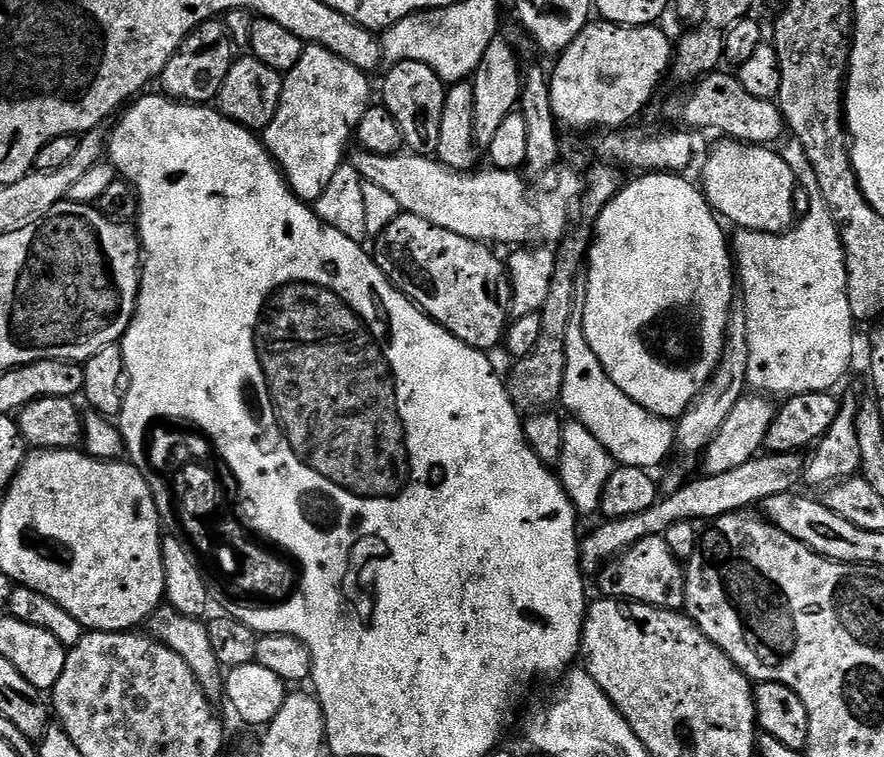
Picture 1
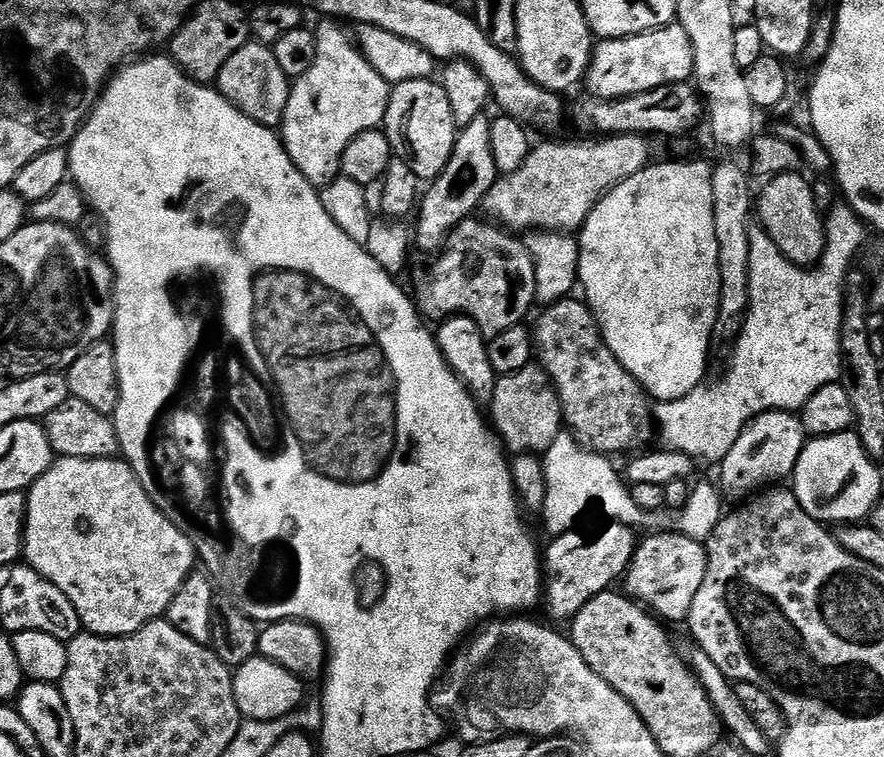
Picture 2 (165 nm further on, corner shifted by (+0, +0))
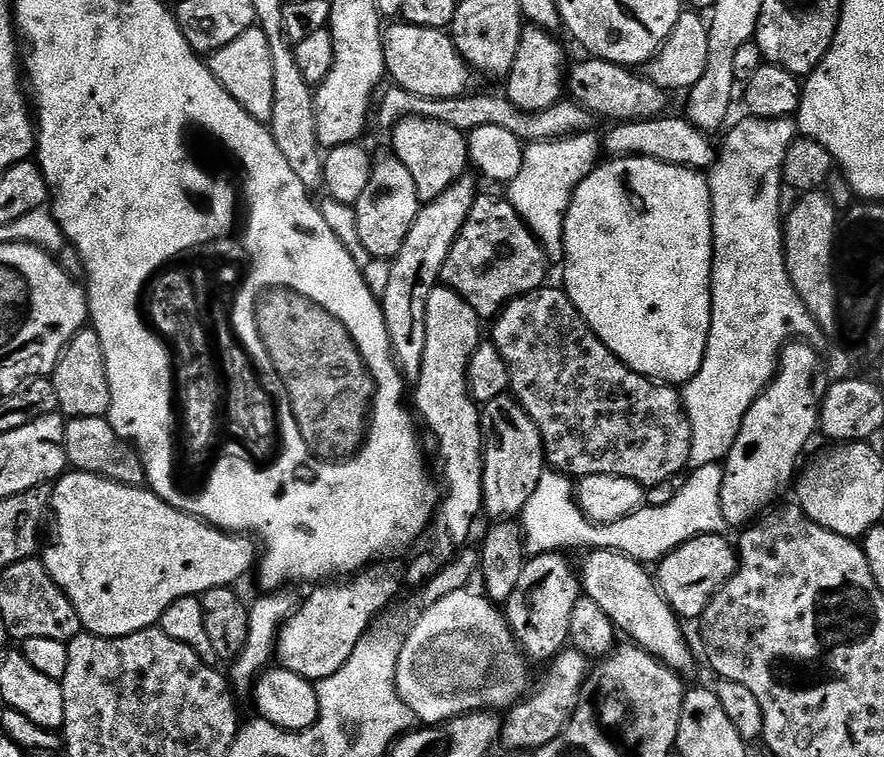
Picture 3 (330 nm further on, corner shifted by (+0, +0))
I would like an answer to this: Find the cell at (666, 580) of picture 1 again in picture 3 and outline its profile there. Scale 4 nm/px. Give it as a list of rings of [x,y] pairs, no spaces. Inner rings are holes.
[[[727,535],[696,536],[682,546],[678,546],[654,568],[654,579],[660,593],[681,621],[699,621],[704,615],[706,606],[714,598],[716,591],[736,573],[738,552],[727,540]]]

